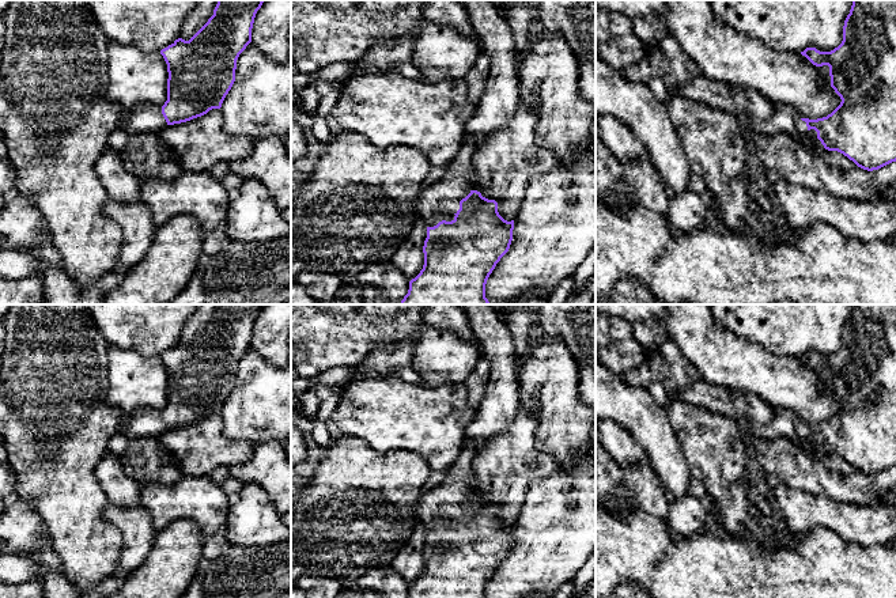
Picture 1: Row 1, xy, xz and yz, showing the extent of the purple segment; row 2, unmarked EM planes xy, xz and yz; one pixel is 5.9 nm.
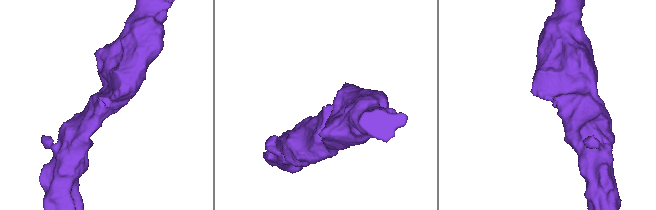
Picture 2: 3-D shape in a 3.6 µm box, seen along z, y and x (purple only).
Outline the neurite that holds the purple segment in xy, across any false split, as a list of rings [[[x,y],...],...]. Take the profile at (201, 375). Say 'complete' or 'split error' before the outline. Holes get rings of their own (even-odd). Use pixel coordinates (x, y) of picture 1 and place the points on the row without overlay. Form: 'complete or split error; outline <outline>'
split error; outline [[[218,304],[213,319],[189,344],[175,344],[160,355],[167,368],[167,405],[165,409],[139,409],[121,427],[132,440],[137,438],[156,439],[167,429],[181,428],[220,413],[235,386],[237,364],[252,347],[252,333],[257,315],[265,304]]]

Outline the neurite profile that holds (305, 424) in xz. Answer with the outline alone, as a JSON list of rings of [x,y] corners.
[[[291,408],[291,424],[300,429],[307,447],[307,458],[291,466],[291,567],[294,567],[296,564],[296,550],[292,537],[292,506],[299,492],[313,481],[325,451],[313,439],[313,420]]]

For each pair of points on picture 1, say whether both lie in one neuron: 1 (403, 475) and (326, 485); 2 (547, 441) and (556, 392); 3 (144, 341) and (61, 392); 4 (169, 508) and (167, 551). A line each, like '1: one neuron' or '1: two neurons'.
1: one neuron
2: one neuron
3: two neurons
4: two neurons

